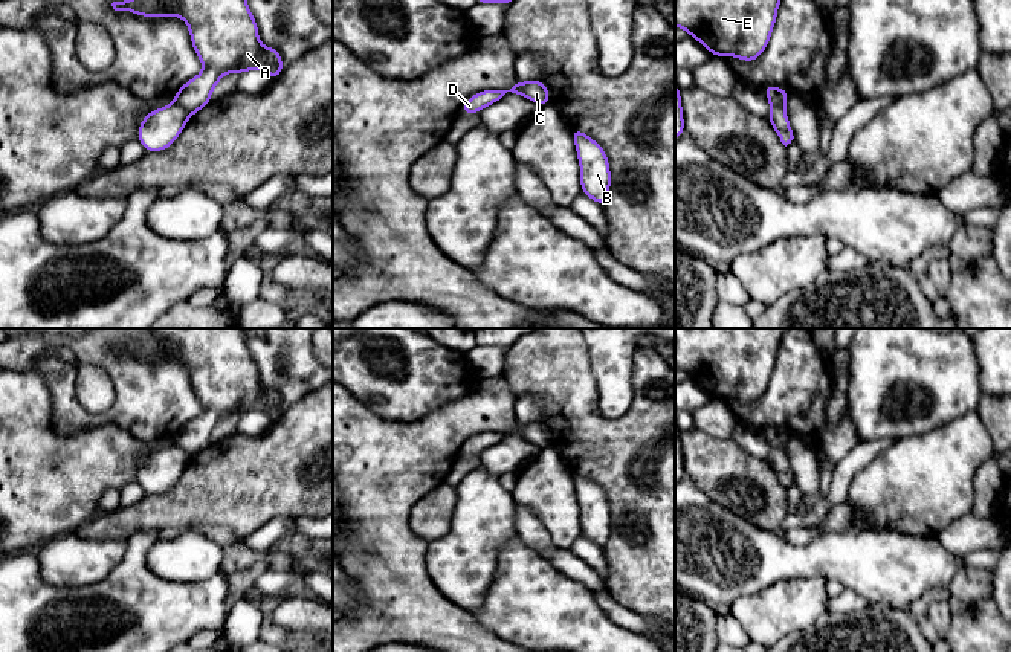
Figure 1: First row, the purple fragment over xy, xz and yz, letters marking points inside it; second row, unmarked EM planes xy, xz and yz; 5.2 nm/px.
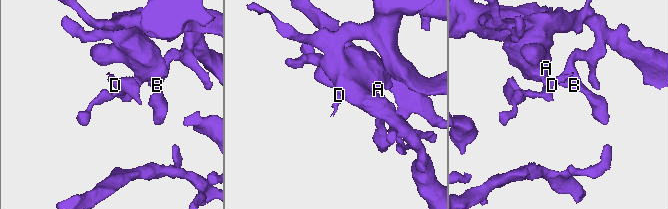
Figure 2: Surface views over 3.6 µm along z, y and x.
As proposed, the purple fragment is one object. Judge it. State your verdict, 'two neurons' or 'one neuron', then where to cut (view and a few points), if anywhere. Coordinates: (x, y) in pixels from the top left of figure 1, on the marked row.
two neurons | xy (174, 101), (190, 115)

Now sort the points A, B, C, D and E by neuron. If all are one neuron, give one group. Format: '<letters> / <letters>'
A B C E / D

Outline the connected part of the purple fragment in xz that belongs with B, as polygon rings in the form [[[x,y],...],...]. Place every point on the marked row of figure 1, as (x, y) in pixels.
[[[573,128],[571,137],[580,166],[580,192],[603,208],[611,191],[611,168],[608,156],[602,145],[582,130]]]

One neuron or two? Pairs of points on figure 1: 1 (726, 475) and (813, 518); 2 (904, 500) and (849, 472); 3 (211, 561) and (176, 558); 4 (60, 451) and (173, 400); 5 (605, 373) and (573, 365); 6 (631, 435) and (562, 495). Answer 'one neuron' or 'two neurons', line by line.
1: two neurons
2: two neurons
3: one neuron
4: two neurons
5: two neurons
6: two neurons

